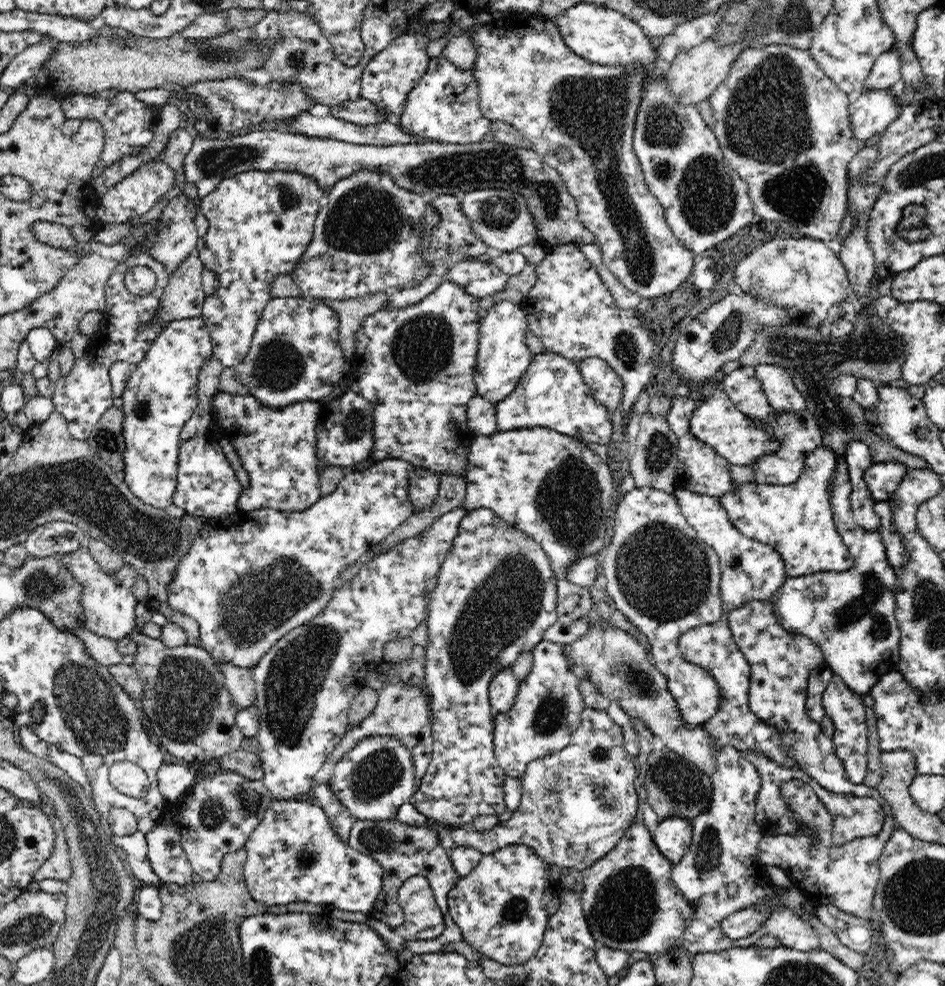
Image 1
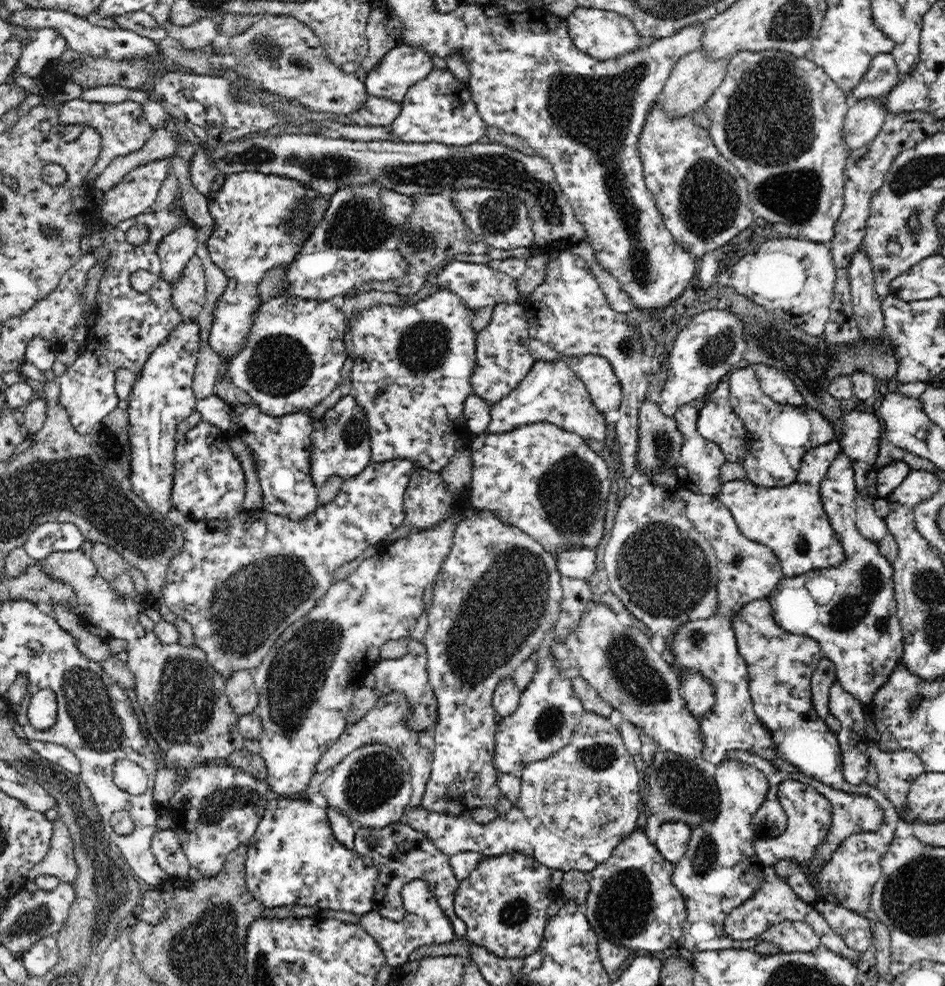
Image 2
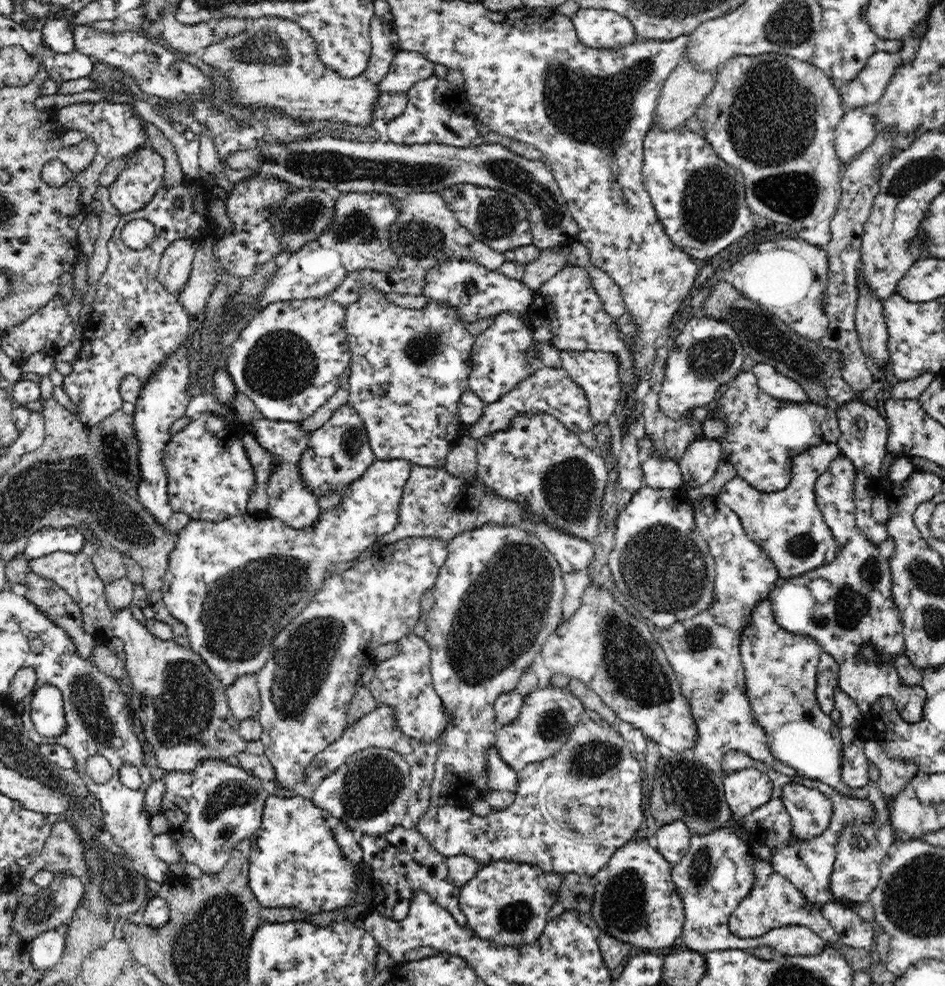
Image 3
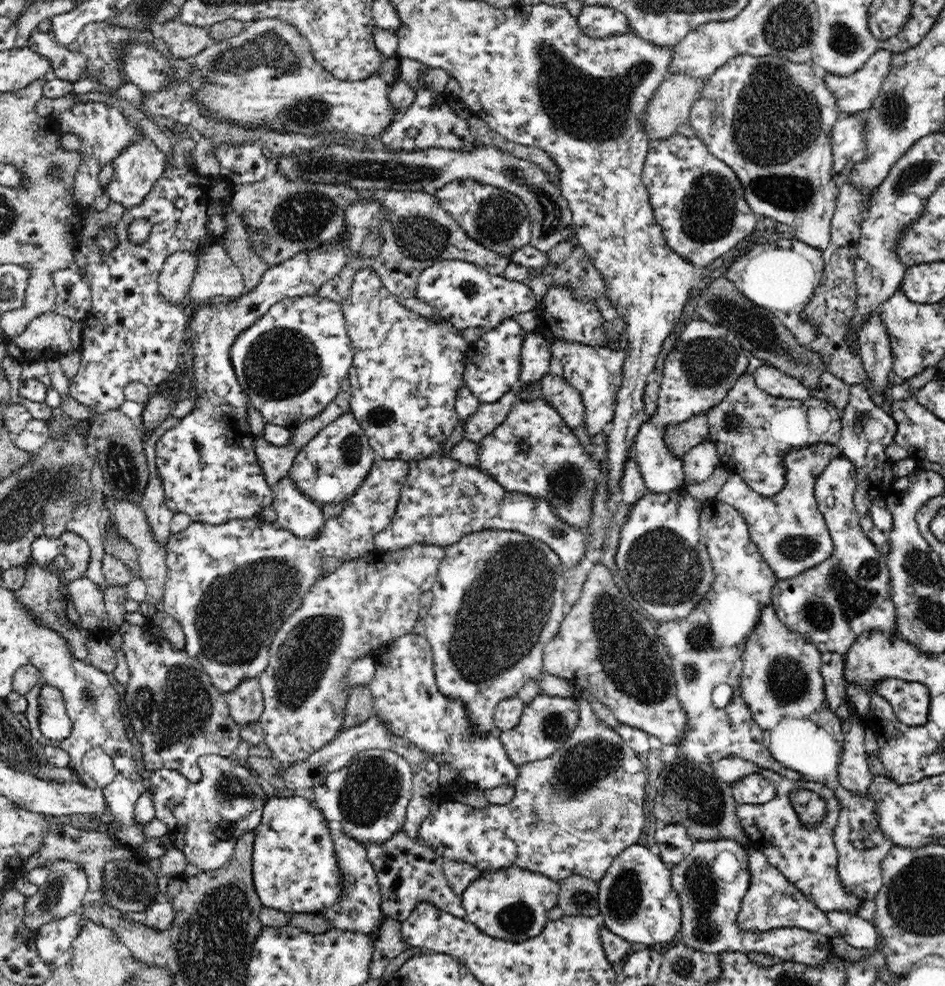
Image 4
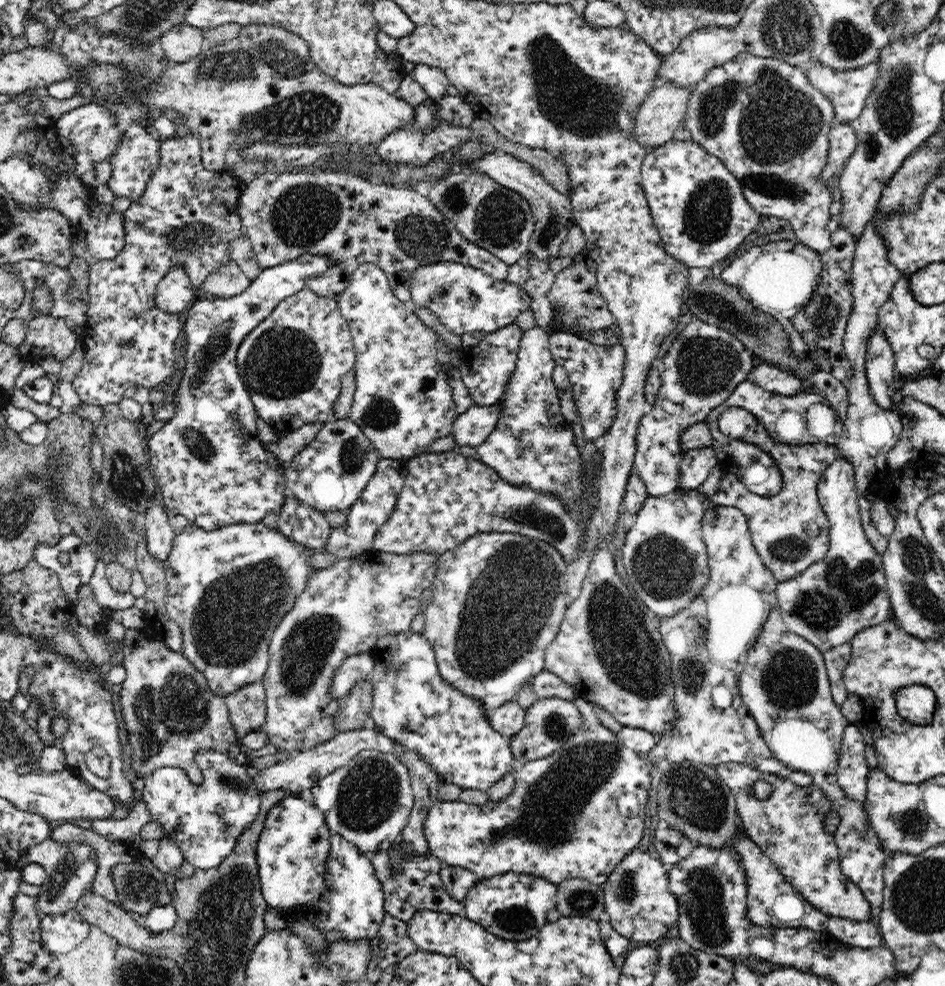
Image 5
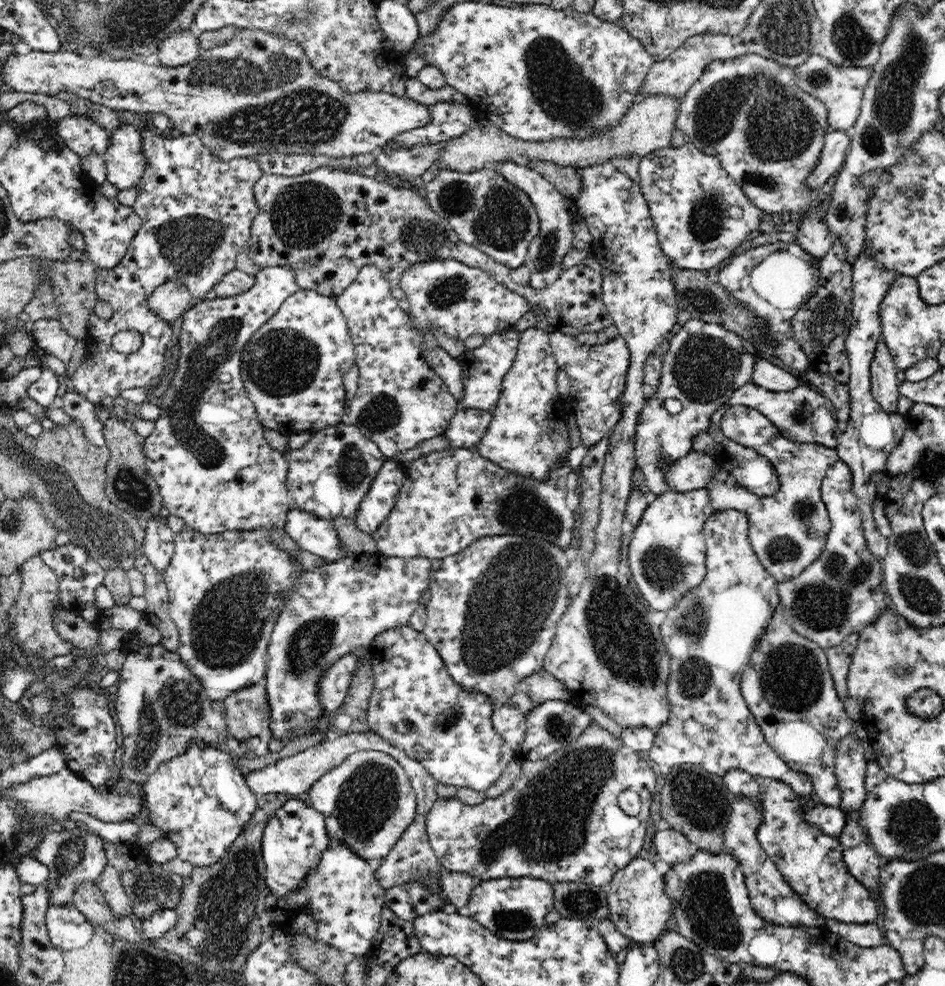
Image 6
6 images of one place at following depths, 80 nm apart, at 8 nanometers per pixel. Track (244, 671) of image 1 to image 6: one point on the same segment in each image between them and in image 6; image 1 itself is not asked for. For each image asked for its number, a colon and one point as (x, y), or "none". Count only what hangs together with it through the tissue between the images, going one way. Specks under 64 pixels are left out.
2: (240, 688)
3: (243, 697)
4: (246, 703)
5: (247, 707)
6: (246, 711)

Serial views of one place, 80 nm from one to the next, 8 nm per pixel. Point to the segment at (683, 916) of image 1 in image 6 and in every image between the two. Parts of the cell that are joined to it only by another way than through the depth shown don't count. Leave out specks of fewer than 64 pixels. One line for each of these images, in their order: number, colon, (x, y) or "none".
2: (632, 902)
3: (636, 902)
4: (636, 901)
5: (640, 907)
6: (640, 909)

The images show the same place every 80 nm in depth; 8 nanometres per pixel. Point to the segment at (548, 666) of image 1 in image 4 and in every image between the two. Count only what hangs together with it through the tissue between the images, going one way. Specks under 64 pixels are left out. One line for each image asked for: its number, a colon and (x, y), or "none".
2: (549, 710)
3: (549, 713)
4: (546, 723)

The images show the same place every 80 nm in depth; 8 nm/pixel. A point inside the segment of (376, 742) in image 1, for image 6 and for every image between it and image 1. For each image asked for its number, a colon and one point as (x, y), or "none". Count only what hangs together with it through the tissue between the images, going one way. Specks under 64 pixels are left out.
2: (372, 786)
3: (369, 792)
4: (369, 797)
5: (368, 801)
6: (368, 801)

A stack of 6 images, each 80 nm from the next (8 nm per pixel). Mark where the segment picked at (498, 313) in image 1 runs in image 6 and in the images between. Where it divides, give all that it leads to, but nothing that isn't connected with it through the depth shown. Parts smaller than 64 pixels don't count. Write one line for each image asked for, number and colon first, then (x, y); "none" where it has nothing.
2: (503, 359)
3: (499, 361)
4: (491, 367)
5: (485, 369)
6: (484, 367)

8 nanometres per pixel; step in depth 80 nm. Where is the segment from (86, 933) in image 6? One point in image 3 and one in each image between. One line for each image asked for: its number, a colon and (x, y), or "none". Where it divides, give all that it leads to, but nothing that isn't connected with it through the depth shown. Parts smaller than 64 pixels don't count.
3: (47, 949)
4: (54, 939)
5: (61, 932)

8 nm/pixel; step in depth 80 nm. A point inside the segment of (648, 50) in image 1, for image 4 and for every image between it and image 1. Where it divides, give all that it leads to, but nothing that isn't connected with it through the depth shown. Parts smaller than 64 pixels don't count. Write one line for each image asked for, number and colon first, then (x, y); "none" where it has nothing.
2: (603, 34)
3: (598, 28)
4: (599, 21)

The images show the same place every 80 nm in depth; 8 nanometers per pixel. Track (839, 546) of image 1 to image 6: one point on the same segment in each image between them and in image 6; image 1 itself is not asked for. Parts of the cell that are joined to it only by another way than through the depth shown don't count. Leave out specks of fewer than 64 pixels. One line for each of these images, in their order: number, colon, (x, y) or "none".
2: (790, 520)
3: (787, 524)
4: (790, 532)
5: (790, 531)
6: (787, 530)

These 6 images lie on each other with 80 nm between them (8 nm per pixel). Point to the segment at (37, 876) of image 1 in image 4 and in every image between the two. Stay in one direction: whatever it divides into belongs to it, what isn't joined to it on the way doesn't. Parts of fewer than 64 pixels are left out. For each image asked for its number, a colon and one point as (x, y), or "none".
2: (59, 862)
3: (63, 852)
4: (91, 848)

